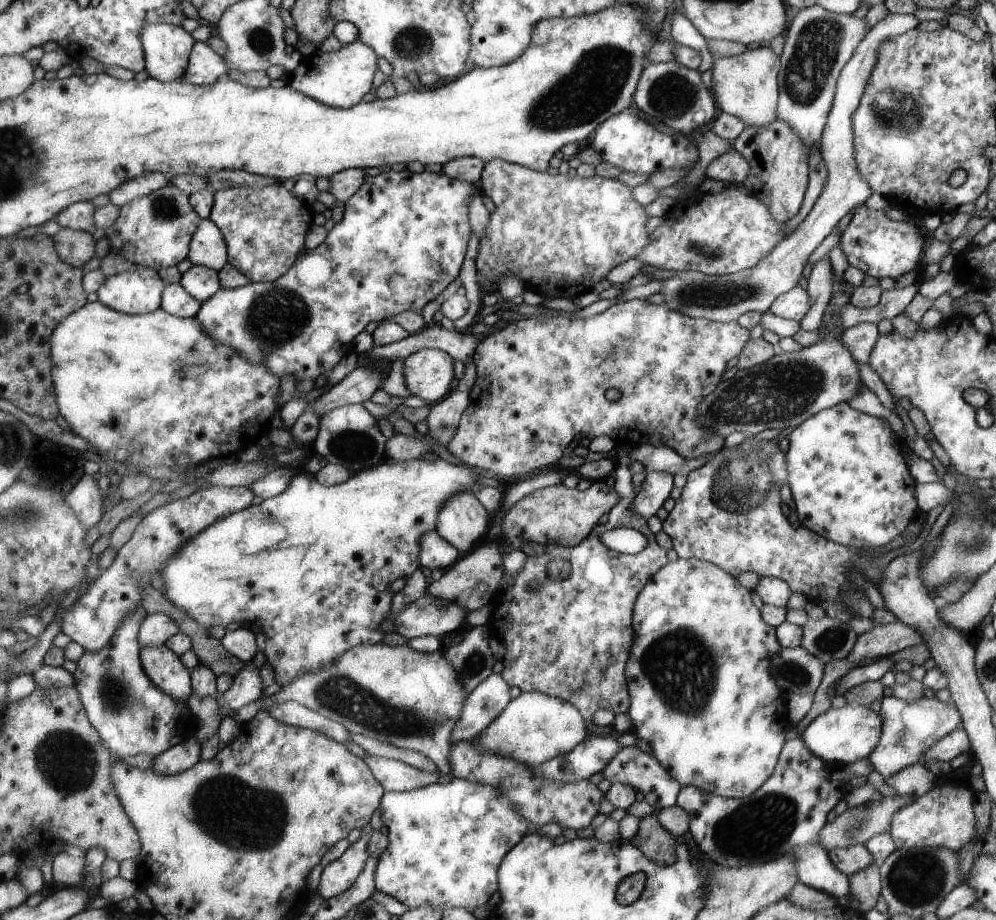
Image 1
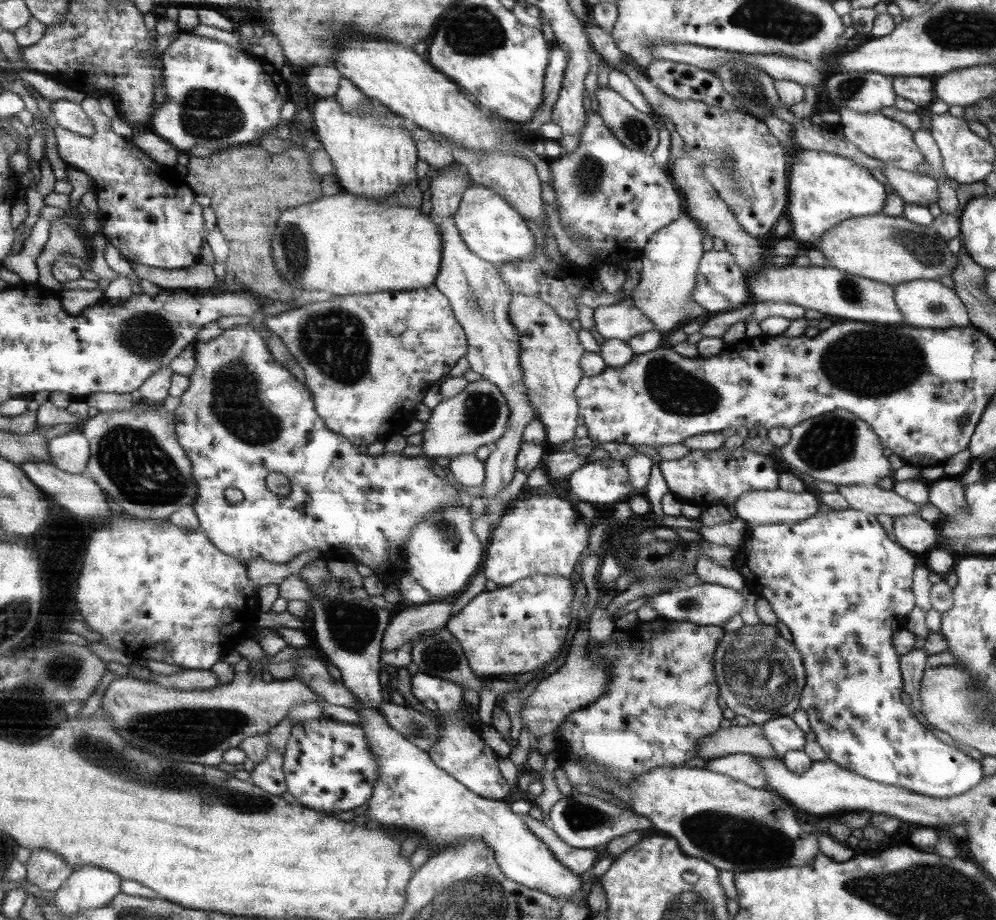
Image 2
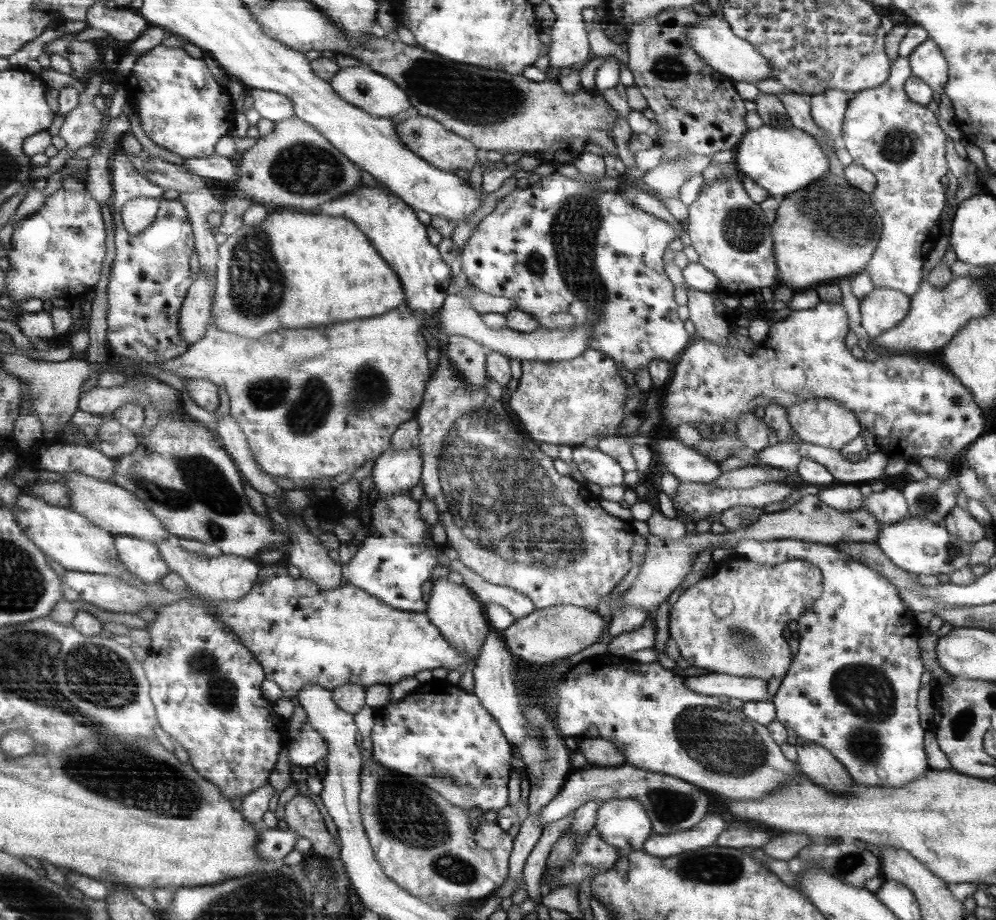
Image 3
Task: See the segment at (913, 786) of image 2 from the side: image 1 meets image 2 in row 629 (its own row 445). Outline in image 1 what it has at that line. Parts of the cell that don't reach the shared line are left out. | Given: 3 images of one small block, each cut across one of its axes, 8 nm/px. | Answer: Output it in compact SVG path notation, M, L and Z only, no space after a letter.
M846 402L812 414L786 433L789 445L785 452L788 466L785 483L791 492L801 526L835 544L856 549L883 546L897 538L917 516L915 479L909 474L903 446L897 442L885 420L851 409Z

